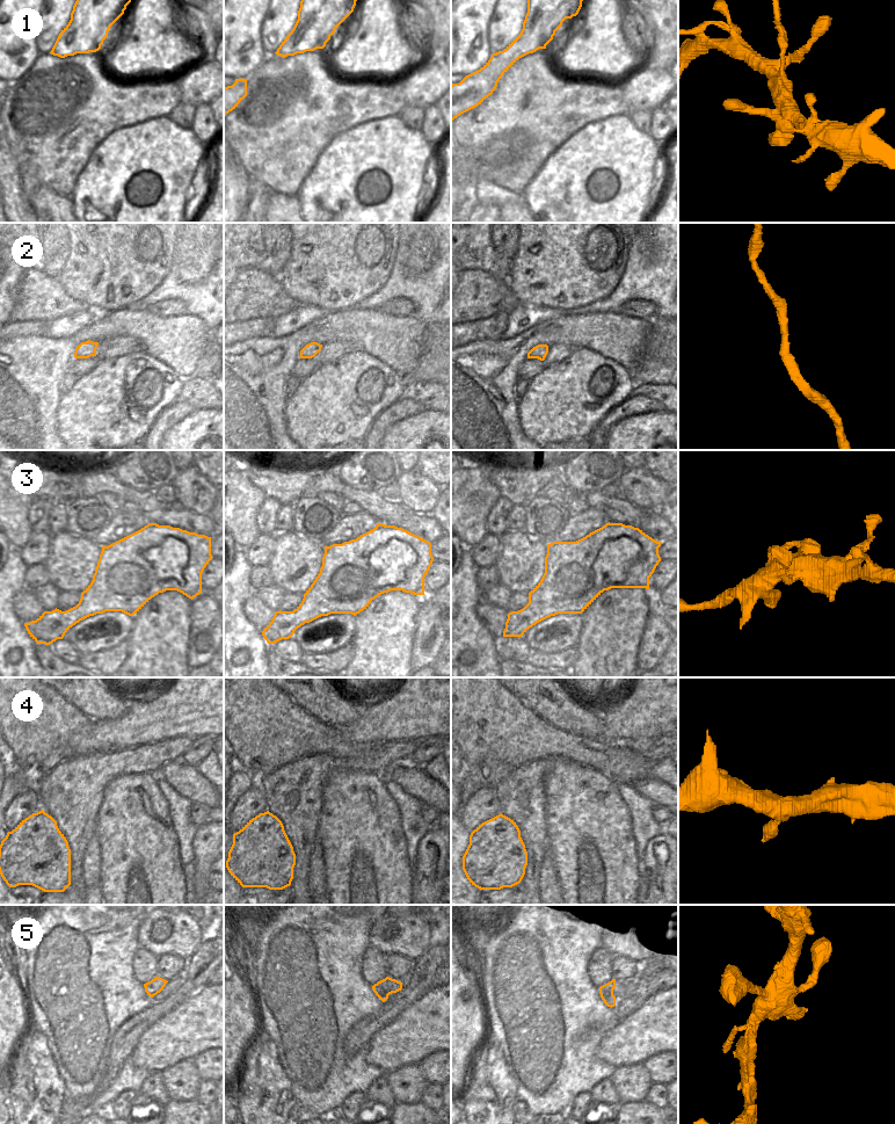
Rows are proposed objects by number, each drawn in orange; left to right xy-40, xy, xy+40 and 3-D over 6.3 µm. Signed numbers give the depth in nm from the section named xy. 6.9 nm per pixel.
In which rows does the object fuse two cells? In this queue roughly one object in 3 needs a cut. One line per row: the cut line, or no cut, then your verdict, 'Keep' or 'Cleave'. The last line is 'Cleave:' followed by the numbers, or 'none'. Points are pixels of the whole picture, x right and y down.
1: No split. Keep
2: No split. Keep
3: No split. Keep
4: No split. Keep
5: Split along xy+40 (612, 993), (601, 994). Cleave
Cleave: 5.

